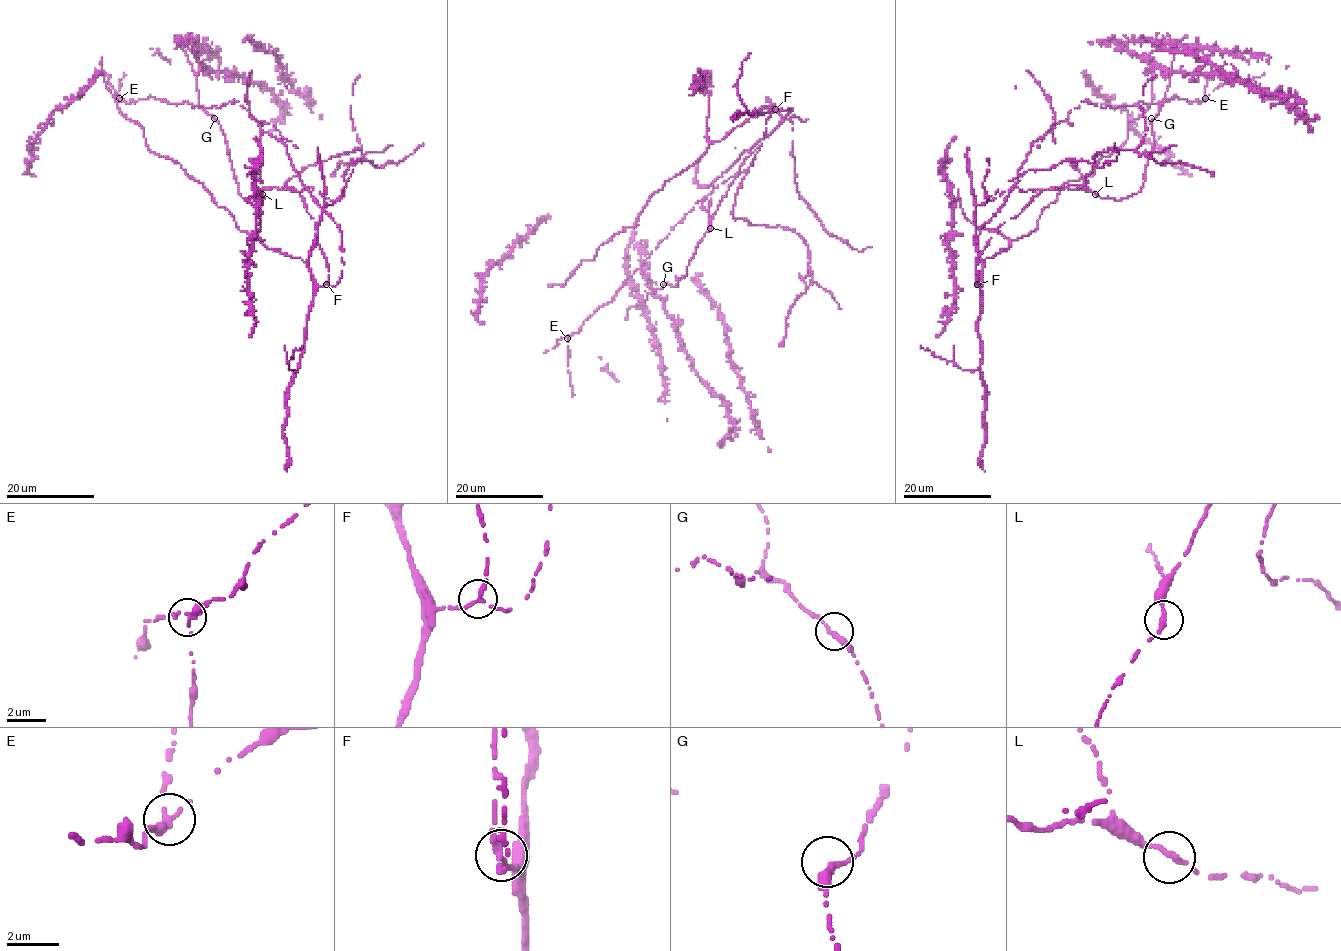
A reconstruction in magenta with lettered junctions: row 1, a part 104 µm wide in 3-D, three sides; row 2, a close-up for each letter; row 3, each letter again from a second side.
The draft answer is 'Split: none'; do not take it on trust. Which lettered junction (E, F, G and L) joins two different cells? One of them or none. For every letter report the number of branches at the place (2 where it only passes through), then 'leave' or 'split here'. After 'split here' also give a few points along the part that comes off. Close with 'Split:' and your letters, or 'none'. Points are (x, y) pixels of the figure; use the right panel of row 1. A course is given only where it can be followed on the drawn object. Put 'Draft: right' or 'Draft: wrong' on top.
Draft: right
E: 2 branches meet; leave
F: 2 branches meet; leave
G: 2 branches meet; leave
L: 2 branches meet; leave
Split: none

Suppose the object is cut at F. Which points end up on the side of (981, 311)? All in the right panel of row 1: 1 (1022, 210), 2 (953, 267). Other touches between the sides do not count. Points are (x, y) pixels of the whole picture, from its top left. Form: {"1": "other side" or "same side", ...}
{"1": "other side", "2": "same side"}

